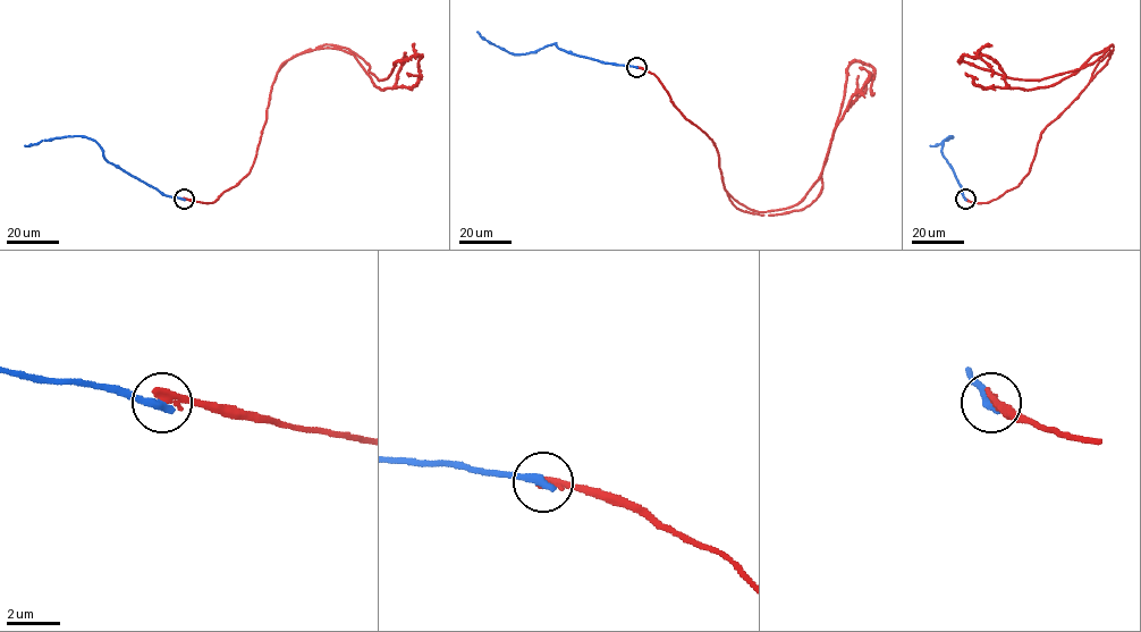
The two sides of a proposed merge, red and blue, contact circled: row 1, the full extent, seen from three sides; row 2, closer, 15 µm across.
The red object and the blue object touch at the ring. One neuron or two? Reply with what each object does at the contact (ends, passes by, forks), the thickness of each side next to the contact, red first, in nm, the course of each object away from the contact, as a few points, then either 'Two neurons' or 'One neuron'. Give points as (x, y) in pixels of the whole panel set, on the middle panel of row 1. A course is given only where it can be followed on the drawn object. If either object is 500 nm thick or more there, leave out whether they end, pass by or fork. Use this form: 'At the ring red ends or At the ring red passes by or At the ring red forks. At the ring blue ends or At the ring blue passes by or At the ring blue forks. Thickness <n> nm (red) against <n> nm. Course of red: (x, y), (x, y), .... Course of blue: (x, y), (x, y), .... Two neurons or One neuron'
At the ring red ends. At the ring blue ends. Thickness 280 nm (red) against 360 nm. Course of red: (636, 67), (713, 141), (728, 194), (759, 212), (793, 207), (819, 177), (852, 62), (872, 68), (875, 93). Course of blue: (636, 67), (568, 53), (554, 43), (515, 55), (484, 40), (478, 32). Two neurons

